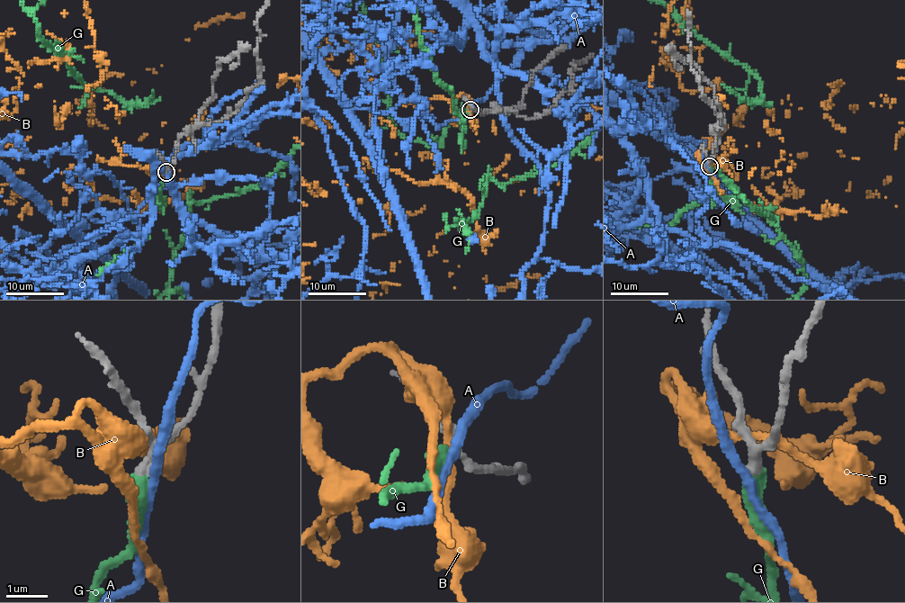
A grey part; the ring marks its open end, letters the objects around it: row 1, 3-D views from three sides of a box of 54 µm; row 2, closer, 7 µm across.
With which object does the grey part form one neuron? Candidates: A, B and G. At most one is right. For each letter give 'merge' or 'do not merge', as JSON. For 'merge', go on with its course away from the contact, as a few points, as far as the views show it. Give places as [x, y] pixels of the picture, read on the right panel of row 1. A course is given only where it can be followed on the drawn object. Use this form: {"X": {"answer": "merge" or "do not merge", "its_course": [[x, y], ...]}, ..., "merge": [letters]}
{"A": {"answer": "do not merge"}, "B": {"answer": "do not merge"}, "G": {"answer": "merge"}, "merge": ["G"]}

